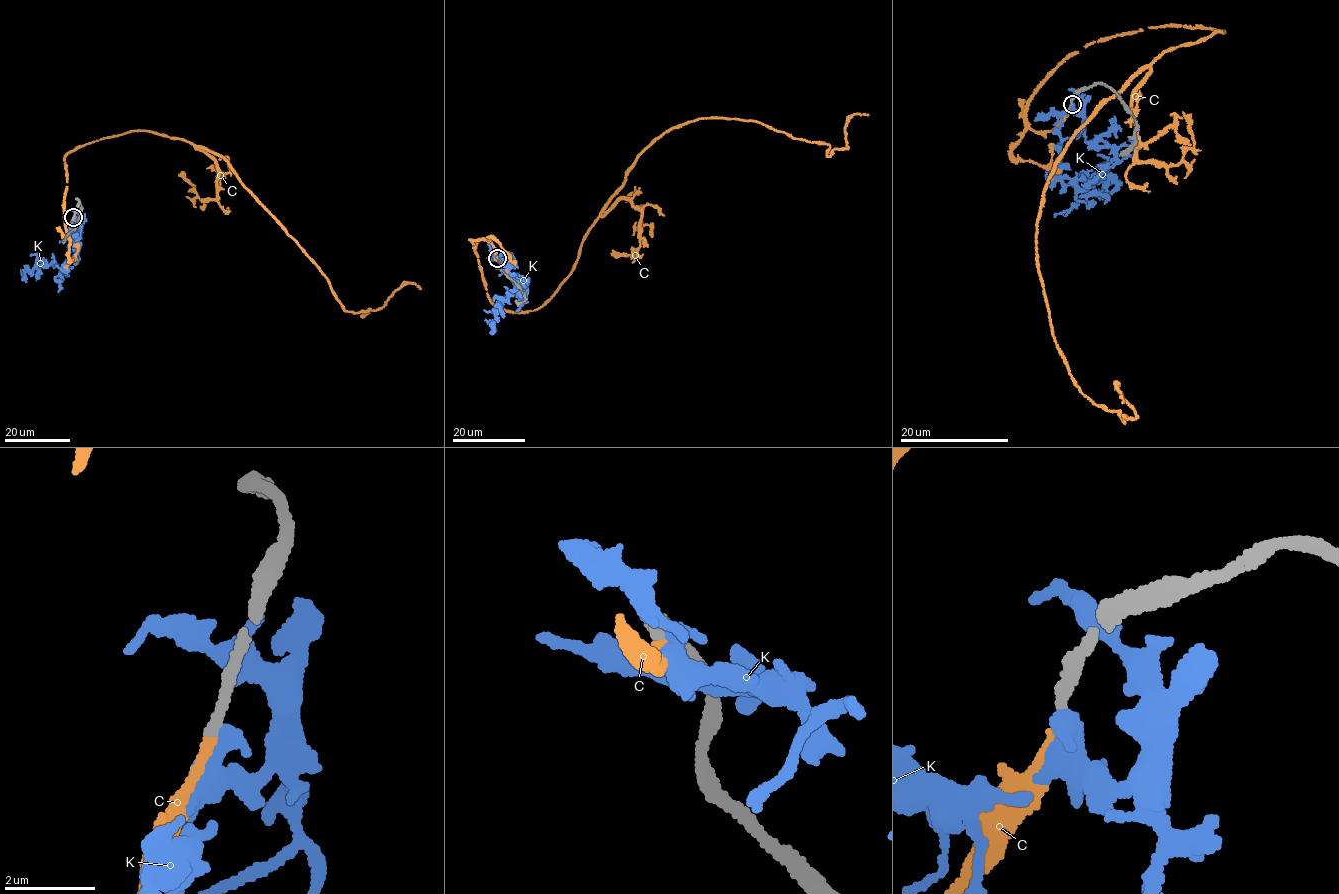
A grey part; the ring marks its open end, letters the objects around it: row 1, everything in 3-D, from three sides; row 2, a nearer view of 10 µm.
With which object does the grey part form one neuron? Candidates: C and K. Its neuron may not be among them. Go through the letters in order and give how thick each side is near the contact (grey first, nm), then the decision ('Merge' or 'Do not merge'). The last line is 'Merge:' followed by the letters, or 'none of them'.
C: Thickness 240 nm (grey) against 220 nm. Merge
K: Thickness 280 nm (grey) against 480 nm. Do not merge
Merge: C

